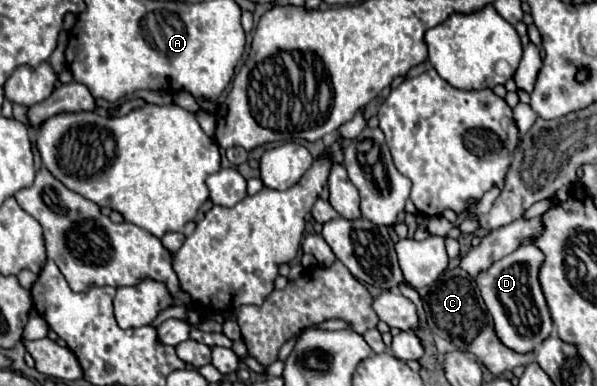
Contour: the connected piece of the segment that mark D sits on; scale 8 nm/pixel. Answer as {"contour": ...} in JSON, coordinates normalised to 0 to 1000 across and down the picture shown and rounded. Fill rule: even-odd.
{"contour":[[[886,632],[866,642],[853,663],[843,663],[839,674],[829,674],[796,720],[806,767],[826,819],[832,870],[863,912],[893,912],[916,870],[926,865],[926,829],[903,736],[906,684],[910,653],[903,653],[896,632]]]}

